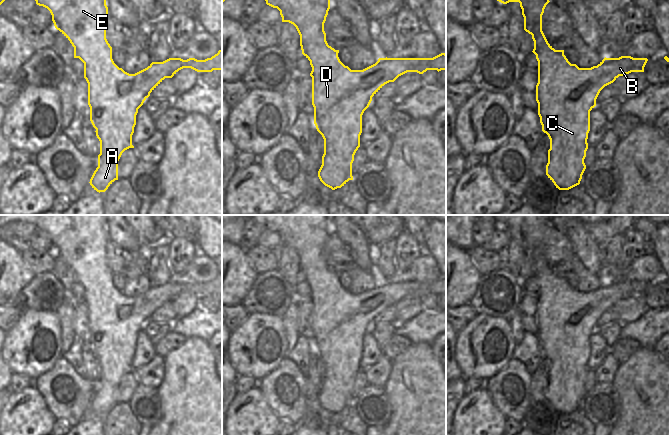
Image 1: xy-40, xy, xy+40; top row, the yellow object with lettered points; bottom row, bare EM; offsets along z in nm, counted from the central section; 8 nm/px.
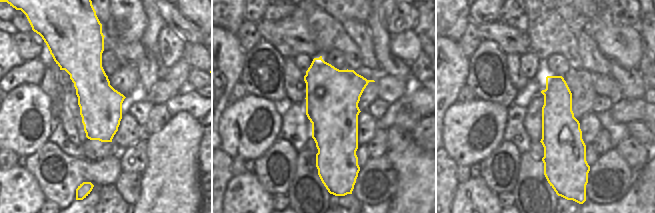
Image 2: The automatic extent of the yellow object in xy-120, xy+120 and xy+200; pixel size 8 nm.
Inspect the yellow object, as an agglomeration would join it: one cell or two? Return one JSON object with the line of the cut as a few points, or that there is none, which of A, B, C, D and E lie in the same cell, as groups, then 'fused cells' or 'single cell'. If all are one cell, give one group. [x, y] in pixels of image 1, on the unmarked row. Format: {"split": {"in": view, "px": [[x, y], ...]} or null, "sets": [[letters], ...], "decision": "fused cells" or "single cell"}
{"split": null, "sets": [["A", "B", "C", "D", "E"]], "decision": "single cell"}

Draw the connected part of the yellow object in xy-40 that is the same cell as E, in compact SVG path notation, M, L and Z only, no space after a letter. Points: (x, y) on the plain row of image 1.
M0 215L0 229L11 222L29 222L35 224L37 229L47 232L55 252L74 271L74 282L79 282L84 287L90 345L100 365L98 391L89 407L99 417L105 416L118 404L118 385L125 374L134 372L132 359L138 333L165 302L172 302L183 292L191 292L197 296L222 295L222 274L205 284L169 282L163 286L152 286L135 298L129 298L119 292L112 283L112 271L106 263L108 231L105 215Z

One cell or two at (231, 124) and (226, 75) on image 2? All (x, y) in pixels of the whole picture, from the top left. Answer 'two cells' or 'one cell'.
two cells

